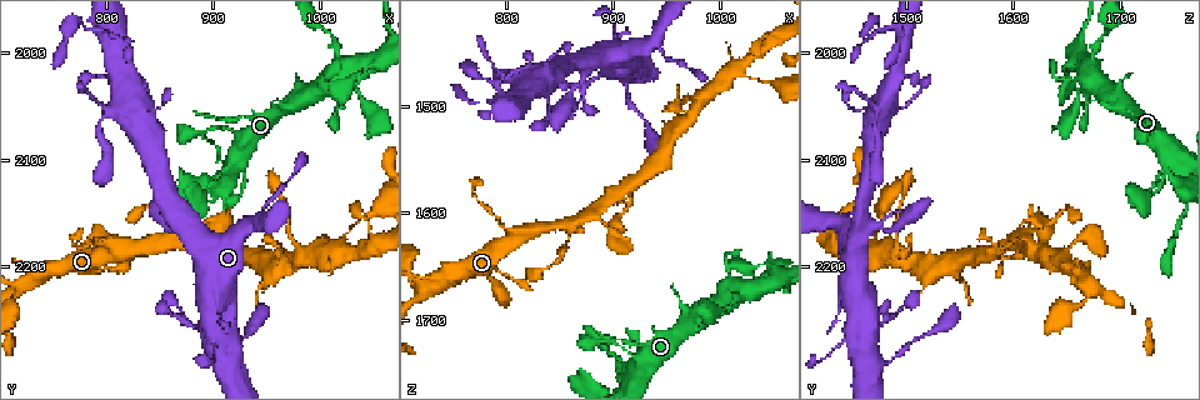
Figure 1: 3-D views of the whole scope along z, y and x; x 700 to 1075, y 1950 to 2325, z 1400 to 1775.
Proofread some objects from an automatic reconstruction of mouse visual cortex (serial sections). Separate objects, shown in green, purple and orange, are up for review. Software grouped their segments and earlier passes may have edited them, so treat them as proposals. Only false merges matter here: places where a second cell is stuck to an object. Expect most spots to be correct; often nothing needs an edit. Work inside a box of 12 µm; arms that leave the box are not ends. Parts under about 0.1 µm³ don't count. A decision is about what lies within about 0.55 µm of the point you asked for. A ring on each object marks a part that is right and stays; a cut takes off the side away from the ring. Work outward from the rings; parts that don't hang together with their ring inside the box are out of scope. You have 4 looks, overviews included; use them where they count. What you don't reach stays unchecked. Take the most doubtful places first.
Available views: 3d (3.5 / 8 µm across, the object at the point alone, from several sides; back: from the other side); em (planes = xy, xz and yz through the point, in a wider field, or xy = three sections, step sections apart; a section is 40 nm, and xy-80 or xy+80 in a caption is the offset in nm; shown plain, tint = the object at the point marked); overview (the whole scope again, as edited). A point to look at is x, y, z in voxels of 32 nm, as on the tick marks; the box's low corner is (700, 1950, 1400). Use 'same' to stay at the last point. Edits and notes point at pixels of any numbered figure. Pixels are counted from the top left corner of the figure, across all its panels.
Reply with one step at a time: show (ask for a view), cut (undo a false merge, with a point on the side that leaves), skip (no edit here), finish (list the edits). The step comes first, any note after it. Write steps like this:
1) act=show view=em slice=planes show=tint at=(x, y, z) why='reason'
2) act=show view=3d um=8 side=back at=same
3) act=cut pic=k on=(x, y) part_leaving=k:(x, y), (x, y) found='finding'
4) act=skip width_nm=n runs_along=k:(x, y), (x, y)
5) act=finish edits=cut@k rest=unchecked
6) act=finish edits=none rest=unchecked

act=show view=3d um=3.5 at=(1014, 2186, 1466) why='branch point'

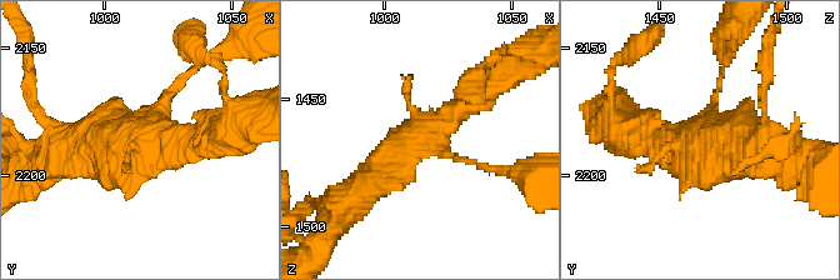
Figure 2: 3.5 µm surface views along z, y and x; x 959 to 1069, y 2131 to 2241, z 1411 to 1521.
act=show view=em slice=xy step=3 show=tint at=(1015, 2187, 1465) why='need the tissue'

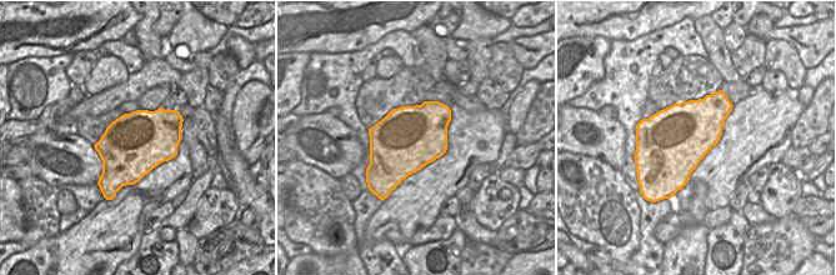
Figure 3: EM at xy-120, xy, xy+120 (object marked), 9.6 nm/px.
act=skip runs_along=2:(363, 190), (401, 148), (493, 81) found='all the same cell'

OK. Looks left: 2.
act=show view=3d um=8 at=(936, 2158, 1442) why='sharp bend'

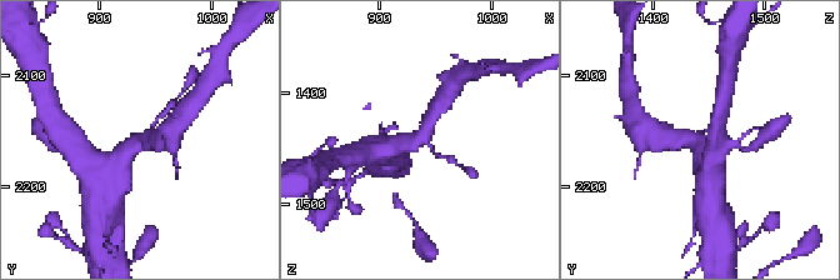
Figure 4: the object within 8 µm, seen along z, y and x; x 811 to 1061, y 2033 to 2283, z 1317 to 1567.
act=show view=3d um=3.5 at=(938, 2160, 1444) why='zoom in'

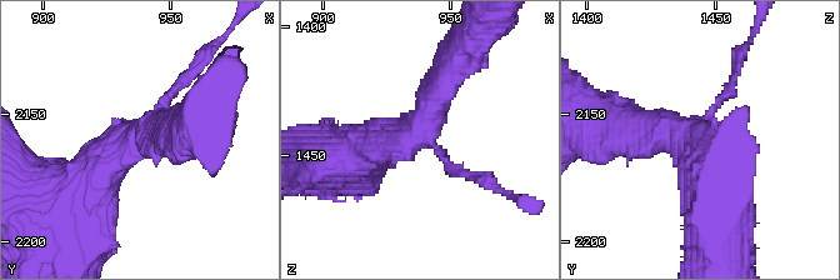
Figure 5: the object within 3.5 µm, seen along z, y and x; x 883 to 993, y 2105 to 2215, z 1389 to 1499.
act=skip runs_along=5:(358, 150), (419, 134), (454, 60) found='all the same cell'

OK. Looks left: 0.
act=finish edits=none rest=unchecked

